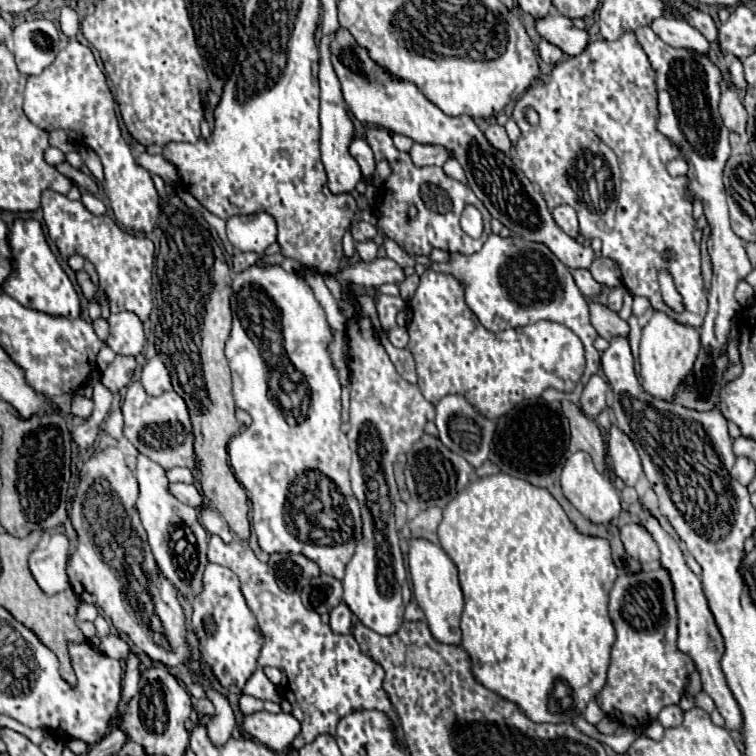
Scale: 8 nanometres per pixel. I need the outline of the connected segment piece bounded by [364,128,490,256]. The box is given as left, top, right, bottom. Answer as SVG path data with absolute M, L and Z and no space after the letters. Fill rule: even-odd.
M368 128L364 136L366 136L366 142L370 144L370 148L374 150L376 162L380 162L384 158L392 168L392 174L386 180L386 192L382 190L380 200L376 202L376 210L378 210L376 226L384 236L394 240L406 252L424 254L424 256L428 256L434 248L460 252L466 256L470 256L482 248L482 244L486 242L486 238L490 234L490 214L488 214L486 206L476 198L476 194L468 186L446 176L440 166L416 168L412 164L408 152L396 150L396 146L390 138L390 132L386 128ZM410 204L416 204L416 208L418 208L418 214L414 218L408 218L408 212L406 212ZM466 204L474 204L484 216L484 234L478 240L470 238L460 228L460 214Z

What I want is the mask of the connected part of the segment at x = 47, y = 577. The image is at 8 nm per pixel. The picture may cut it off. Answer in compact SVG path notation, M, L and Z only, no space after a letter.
M52 534L42 542L30 558L30 572L38 586L46 594L54 594L54 588L68 588L66 576L68 564L68 538L64 534Z

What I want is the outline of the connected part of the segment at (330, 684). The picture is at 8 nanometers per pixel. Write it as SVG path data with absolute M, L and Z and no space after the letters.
M210 536L208 560L230 568L242 582L242 594L264 636L258 664L262 668L276 666L284 674L282 694L292 704L292 714L302 726L292 742L294 748L302 748L302 744L312 742L318 734L334 734L338 720L354 710L382 710L398 726L398 714L382 688L384 670L360 652L352 634L334 634L316 612L304 608L296 592L282 592L268 566L254 556L244 540L236 538L224 544L218 536Z

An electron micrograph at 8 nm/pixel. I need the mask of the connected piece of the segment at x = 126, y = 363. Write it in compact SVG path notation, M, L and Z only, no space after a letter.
M118 354L118 356L108 364L108 368L102 372L102 384L104 384L110 392L120 392L120 388L124 388L124 386L128 386L128 384L132 382L134 368L136 368L136 358Z

